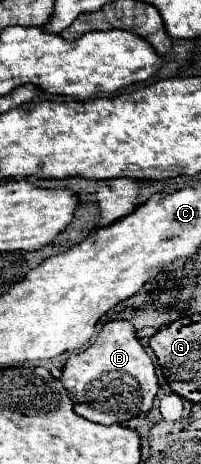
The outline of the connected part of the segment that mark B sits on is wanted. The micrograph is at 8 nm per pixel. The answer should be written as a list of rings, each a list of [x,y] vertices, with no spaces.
[[[108,321],[102,331],[98,333],[96,341],[82,353],[74,353],[62,367],[62,385],[66,387],[70,399],[74,401],[74,413],[100,425],[114,425],[126,423],[132,417],[140,417],[150,411],[152,401],[158,393],[158,379],[154,371],[154,363],[144,351],[142,343],[136,339],[136,331],[128,321]]]

